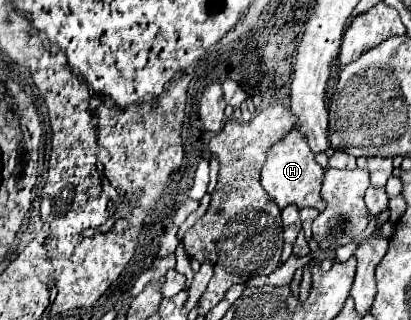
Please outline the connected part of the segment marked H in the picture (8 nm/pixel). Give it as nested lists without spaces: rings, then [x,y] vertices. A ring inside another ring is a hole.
[[[293,129],[287,133],[281,141],[277,141],[267,155],[267,161],[261,171],[261,185],[267,191],[267,195],[279,205],[279,209],[285,209],[287,205],[303,207],[315,207],[319,211],[325,209],[325,201],[321,197],[321,185],[323,185],[323,169],[315,163],[315,155],[307,145],[307,139]]]

